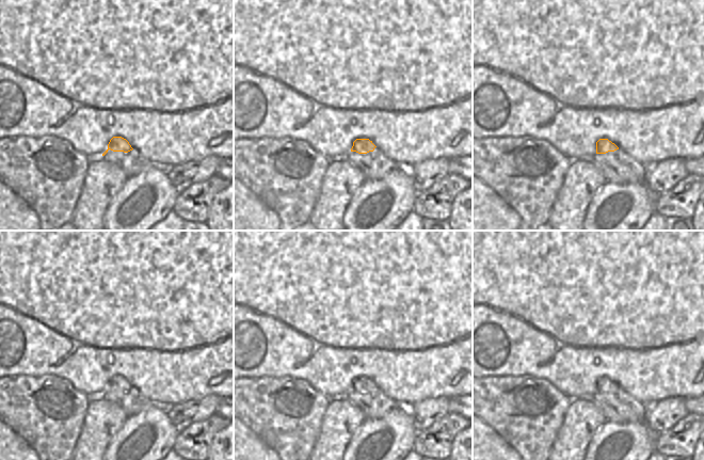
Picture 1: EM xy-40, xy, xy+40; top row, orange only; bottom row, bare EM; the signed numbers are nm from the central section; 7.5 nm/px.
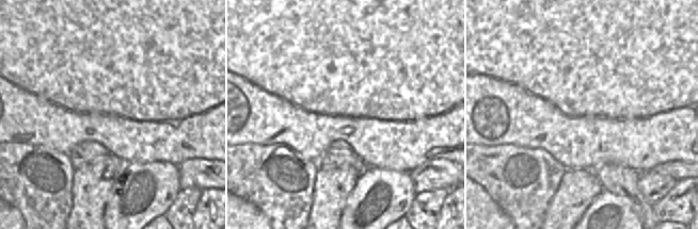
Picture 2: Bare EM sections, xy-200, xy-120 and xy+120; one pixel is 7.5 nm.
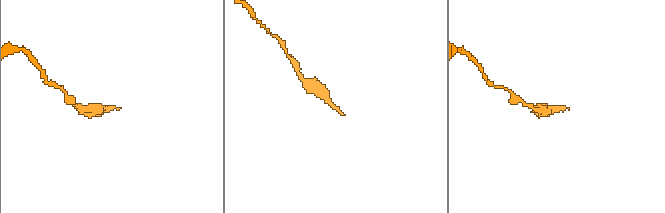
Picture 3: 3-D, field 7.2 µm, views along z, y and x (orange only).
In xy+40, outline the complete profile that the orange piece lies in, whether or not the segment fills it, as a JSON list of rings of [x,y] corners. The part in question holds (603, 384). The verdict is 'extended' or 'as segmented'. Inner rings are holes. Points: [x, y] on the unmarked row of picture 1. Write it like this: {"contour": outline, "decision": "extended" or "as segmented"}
{"contour": [[[608,378],[596,381],[596,393],[590,398],[614,423],[645,423],[646,405],[621,390]]], "decision": "extended"}

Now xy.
{"contour": [[[356,378],[351,391],[345,397],[354,403],[366,415],[366,418],[382,418],[398,407],[396,401],[369,378]]], "decision": "extended"}

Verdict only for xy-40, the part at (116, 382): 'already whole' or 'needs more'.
needs more

